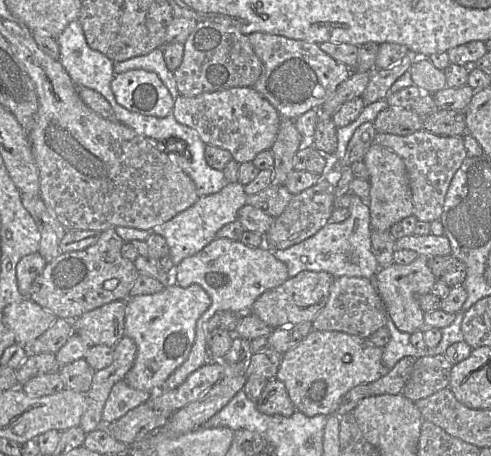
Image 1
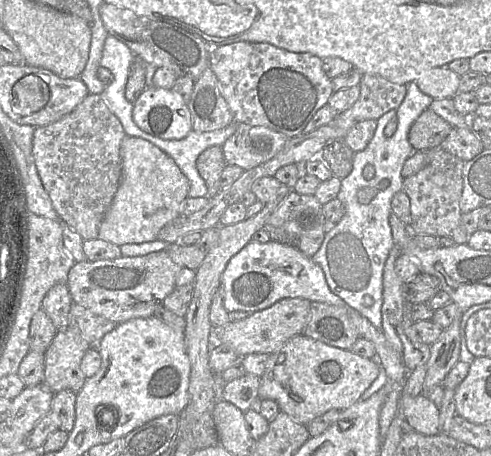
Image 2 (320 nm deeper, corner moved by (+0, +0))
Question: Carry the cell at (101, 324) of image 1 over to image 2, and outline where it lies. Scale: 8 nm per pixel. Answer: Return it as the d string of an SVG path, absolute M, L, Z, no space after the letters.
M77 329L58 330L45 352L43 385L54 394L65 390L78 393L86 380L81 361L91 347Z

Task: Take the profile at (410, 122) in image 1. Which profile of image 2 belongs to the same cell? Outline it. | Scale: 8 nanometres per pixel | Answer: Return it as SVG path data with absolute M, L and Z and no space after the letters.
M430 109L422 112L409 129L408 141L416 151L440 147L452 125Z

